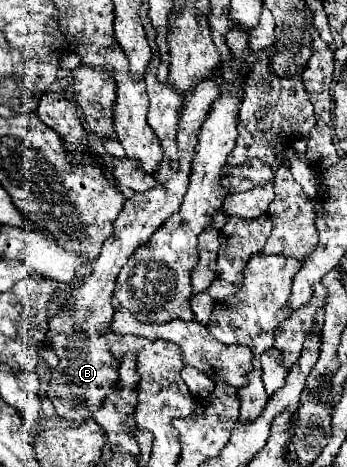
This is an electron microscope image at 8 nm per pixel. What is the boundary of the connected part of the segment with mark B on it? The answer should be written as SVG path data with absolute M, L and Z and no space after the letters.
M216 67L216 69L212 69L212 75L200 79L200 83L196 83L196 87L192 87L184 95L184 111L182 111L178 135L176 135L178 152L180 152L179 169L177 171L172 169L172 161L168 157L164 157L160 161L156 175L152 175L158 185L148 191L134 193L124 203L120 215L116 217L114 233L104 241L102 253L96 259L94 273L90 277L86 277L70 293L68 303L74 307L74 311L70 315L60 311L48 321L46 343L50 347L54 347L56 355L60 357L60 365L56 369L52 369L52 385L56 385L56 387L48 389L48 399L52 399L56 413L68 421L80 423L84 419L90 419L94 415L94 411L98 411L102 407L104 399L110 393L112 383L118 379L118 363L112 359L110 347L106 345L106 339L102 337L104 333L110 333L108 323L112 321L112 315L114 315L114 307L112 307L114 281L116 281L120 269L124 267L124 263L128 263L130 255L140 245L144 245L152 237L152 233L172 213L176 213L180 209L180 203L188 189L188 177L191 175L191 165L200 127L206 121L206 117L212 109L212 103L216 103L220 99L218 79L220 79L220 75L218 75L218 67Z

